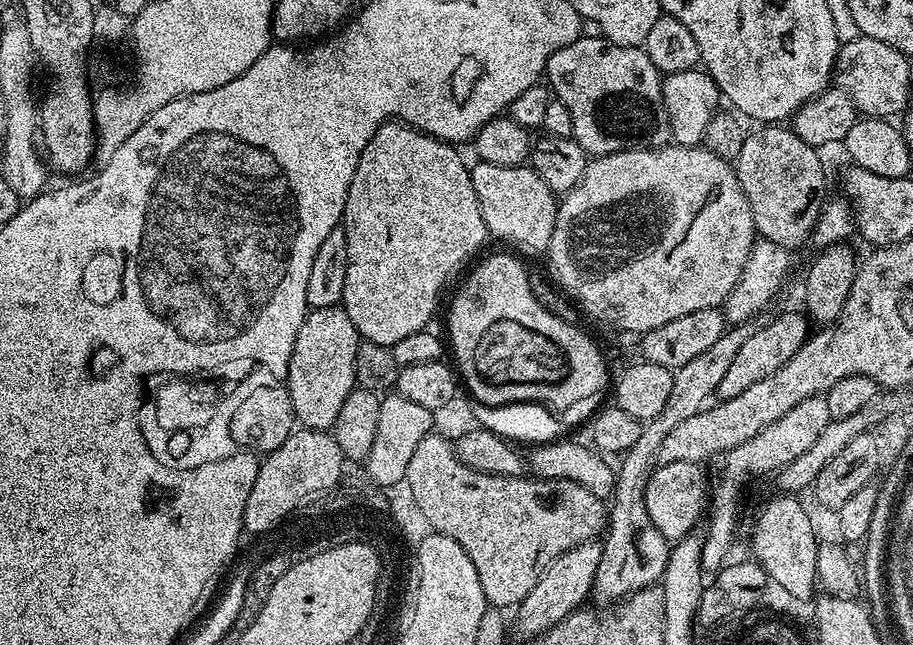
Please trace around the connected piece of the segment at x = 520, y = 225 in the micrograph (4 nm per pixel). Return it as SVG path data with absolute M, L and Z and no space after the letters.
M476 162L470 168L474 182L474 194L478 194L478 206L493 237L543 253L550 246L550 238L556 225L558 196L538 178L531 166L494 166Z

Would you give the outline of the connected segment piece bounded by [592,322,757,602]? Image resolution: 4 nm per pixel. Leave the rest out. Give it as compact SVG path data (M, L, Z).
M752 322L725 327L722 338L718 338L714 346L709 346L703 354L697 354L691 362L686 362L686 366L675 369L672 374L670 399L666 406L662 406L662 414L647 421L638 442L634 442L634 446L630 446L630 450L619 457L620 466L618 464L615 469L615 493L610 500L610 511L606 516L607 532L602 540L602 562L598 562L598 570L592 583L595 599L616 602L663 581L668 565L670 541L664 537L662 530L658 530L658 526L654 526L654 522L650 522L647 502L648 480L657 467L662 441L666 434L670 434L670 430L674 430L674 426L701 412L716 396L722 378L726 378L726 370L730 370L738 350L756 329L757 325Z

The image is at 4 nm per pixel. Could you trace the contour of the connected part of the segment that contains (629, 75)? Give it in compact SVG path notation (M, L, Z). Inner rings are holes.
M582 34L574 42L570 42L570 46L562 46L558 50L554 50L554 54L550 54L548 66L546 69L546 83L555 99L562 102L562 106L566 106L566 110L570 110L570 122L572 123L572 139L578 142L578 146L582 146L582 150L588 153L589 157L609 156L615 152L625 152L627 148L662 148L672 140L672 131L670 130L670 122L666 118L666 106L662 102L662 79L661 72L656 69L654 62L650 62L650 58L645 54L643 47L635 48L634 46L618 46L614 42L604 39L599 34Z

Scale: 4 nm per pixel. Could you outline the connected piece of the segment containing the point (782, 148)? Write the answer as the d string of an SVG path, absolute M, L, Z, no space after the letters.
M760 126L757 132L749 131L742 142L742 150L738 150L738 158L734 162L736 177L746 194L746 202L750 202L750 214L756 227L759 239L769 240L778 246L795 250L799 244L808 244L814 226L820 217L820 206L826 199L824 193L824 164L820 161L821 153L811 148L798 134L794 134L788 126Z

